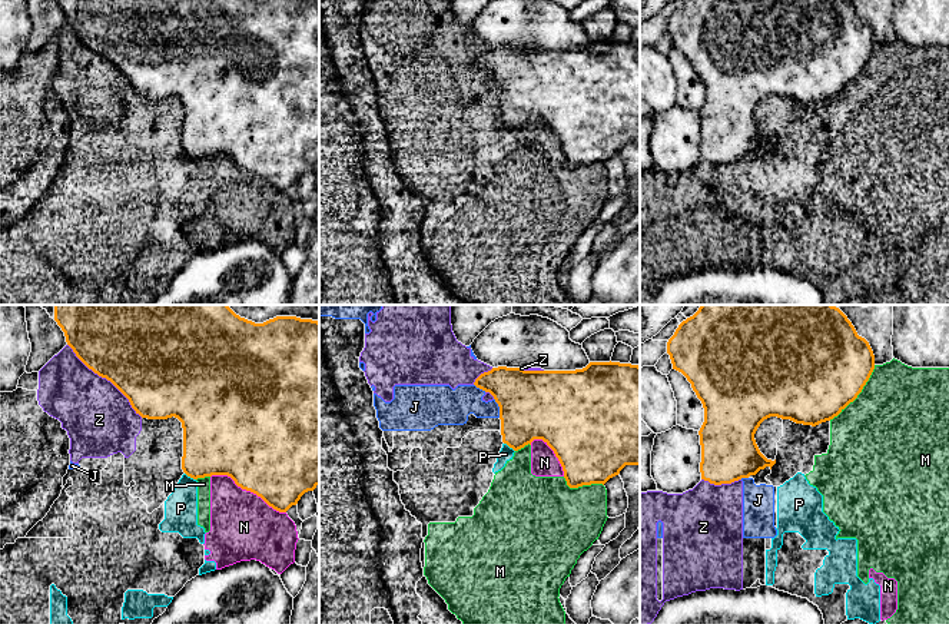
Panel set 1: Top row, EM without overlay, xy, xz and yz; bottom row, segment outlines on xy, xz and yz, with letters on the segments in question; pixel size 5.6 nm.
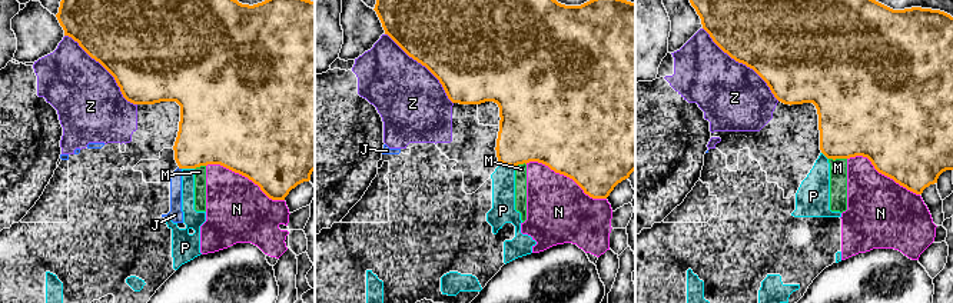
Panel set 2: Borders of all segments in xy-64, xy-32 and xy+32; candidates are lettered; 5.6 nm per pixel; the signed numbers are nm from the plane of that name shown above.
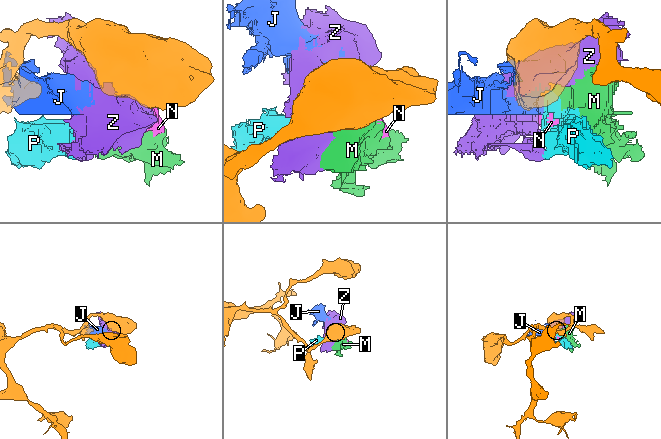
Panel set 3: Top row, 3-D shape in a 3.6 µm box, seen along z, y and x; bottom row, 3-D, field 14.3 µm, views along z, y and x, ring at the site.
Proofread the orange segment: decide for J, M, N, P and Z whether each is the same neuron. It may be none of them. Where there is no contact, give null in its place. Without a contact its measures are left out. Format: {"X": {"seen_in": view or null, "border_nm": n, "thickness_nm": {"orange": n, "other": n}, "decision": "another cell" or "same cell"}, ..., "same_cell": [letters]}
{"J": {"seen_in": "xz", "border_nm": 120, "thickness_nm": {"orange": 380, "other": 180}, "decision": "another cell"}, "M": {"seen_in": "yz", "border_nm": 400, "thickness_nm": {"orange": 500, "other": 500}, "decision": "another cell"}, "N": {"seen_in": "xy", "border_nm": 480, "thickness_nm": {"orange": 500, "other": 380}, "decision": "another cell"}, "P": {"seen_in": "xy", "border_nm": 80, "thickness_nm": {"orange": 380, "other": 190}, "decision": "another cell"}, "Z": {"seen_in": "xy", "border_nm": 600, "thickness_nm": {"orange": 500, "other": 380}, "decision": "another cell"}, "same_cell": []}

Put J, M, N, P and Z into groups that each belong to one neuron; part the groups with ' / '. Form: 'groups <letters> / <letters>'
groups J / M N P Z

